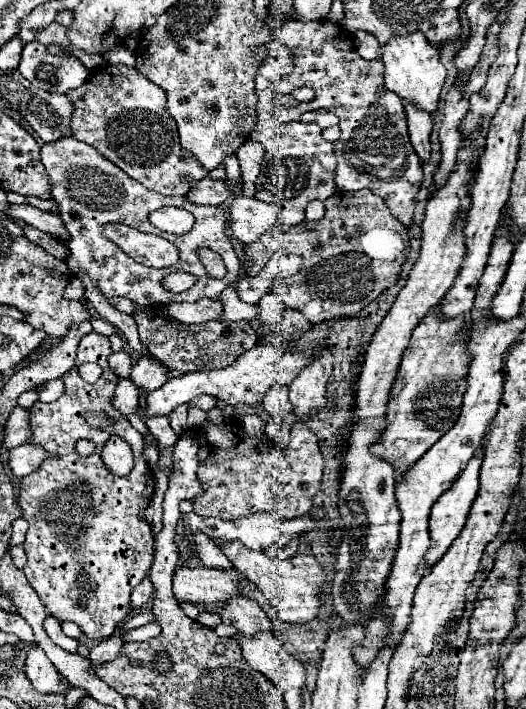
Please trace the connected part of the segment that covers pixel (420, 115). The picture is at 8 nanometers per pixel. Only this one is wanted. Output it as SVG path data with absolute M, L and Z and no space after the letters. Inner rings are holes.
M404 101L404 111L406 111L406 125L408 125L408 135L410 141L420 155L422 161L428 159L430 155L430 131L432 131L432 115L410 105L410 101Z

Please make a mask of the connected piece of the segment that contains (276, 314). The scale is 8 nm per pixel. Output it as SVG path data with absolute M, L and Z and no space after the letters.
M266 293L260 301L258 301L258 309L260 309L260 319L266 325L278 325L282 321L282 311L286 309L286 305L280 301L278 295L274 293Z

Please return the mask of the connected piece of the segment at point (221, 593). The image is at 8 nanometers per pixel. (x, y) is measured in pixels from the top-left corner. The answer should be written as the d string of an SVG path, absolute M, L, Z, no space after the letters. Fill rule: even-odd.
M178 567L174 571L174 597L178 603L222 603L242 591L238 579L240 573L236 569Z

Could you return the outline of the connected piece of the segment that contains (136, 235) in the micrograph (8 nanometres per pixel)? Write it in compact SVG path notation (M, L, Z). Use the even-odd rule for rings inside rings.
M122 223L104 225L102 235L106 239L118 241L124 253L148 267L172 267L178 263L178 247L158 235L148 235Z

